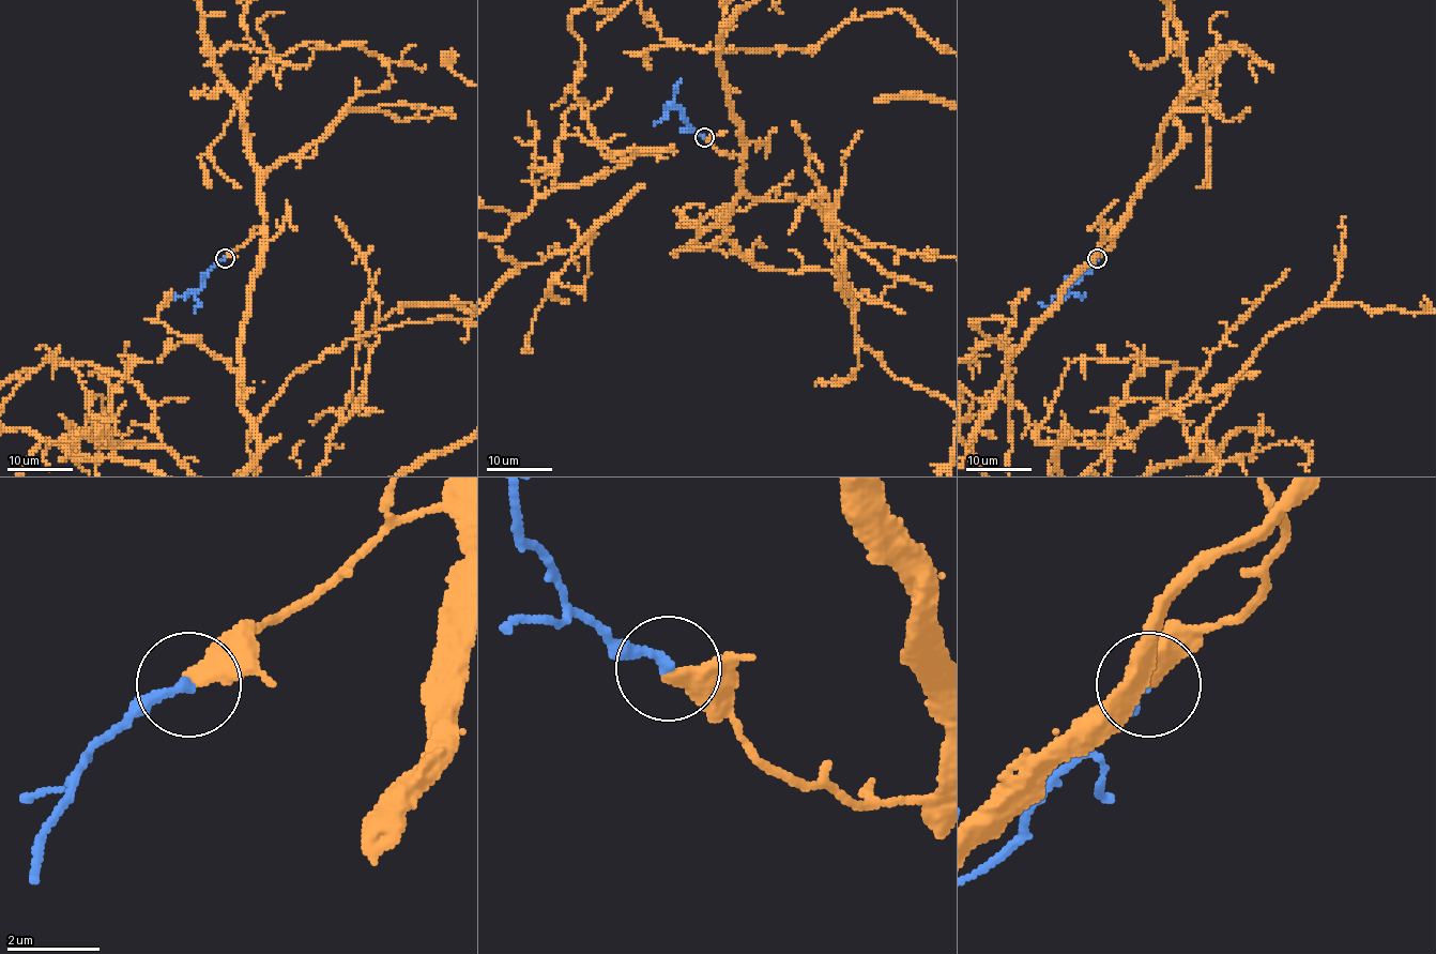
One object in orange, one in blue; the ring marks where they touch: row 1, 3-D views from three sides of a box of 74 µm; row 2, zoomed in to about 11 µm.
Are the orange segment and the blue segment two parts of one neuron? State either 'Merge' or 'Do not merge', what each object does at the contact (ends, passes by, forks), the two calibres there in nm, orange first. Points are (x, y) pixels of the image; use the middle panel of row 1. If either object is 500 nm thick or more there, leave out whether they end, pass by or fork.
Merge. At the ring orange ends. At the ring blue ends. Thickness 400 nm (orange) against 220 nm

